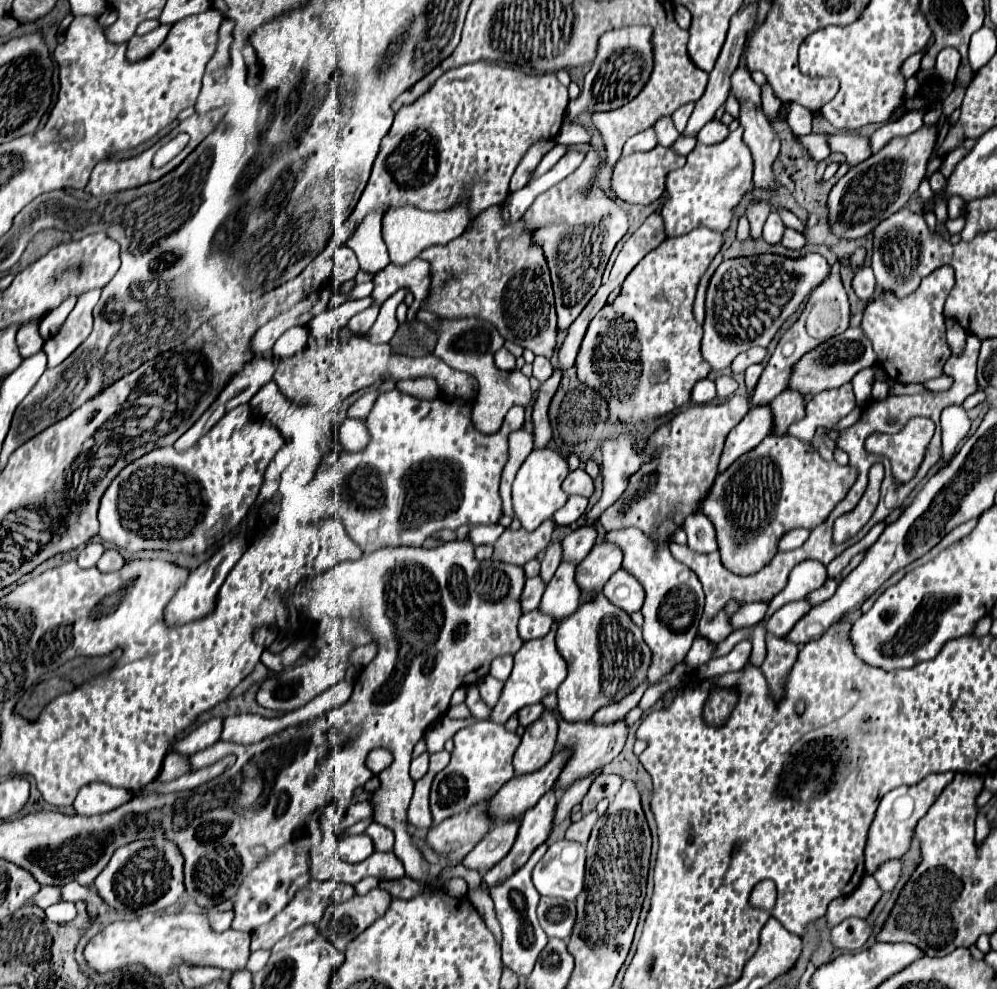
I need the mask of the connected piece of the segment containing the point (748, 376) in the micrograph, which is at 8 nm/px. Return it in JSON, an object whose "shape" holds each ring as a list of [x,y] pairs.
{"shape":[[[761,364],[749,366],[749,368],[745,370],[745,384],[747,384],[747,388],[749,388],[749,390],[753,390],[753,388],[755,388],[755,384],[757,384],[757,380],[759,380],[761,372],[763,372],[763,366],[761,366]]]}

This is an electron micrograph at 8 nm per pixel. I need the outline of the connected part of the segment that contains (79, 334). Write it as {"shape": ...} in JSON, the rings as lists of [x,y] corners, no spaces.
{"shape":[[[91,290],[91,292],[85,292],[83,296],[79,296],[75,308],[67,316],[67,320],[63,322],[59,332],[43,344],[43,350],[49,358],[49,362],[47,362],[49,368],[61,364],[89,336],[91,326],[93,326],[91,312],[93,312],[99,296],[101,296],[101,290]]]}

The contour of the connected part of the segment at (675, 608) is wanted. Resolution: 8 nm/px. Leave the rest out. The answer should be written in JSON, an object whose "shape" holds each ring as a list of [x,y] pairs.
{"shape":[[[625,528],[617,532],[607,532],[605,540],[619,546],[623,552],[623,568],[633,574],[645,588],[643,612],[643,636],[649,648],[653,648],[653,664],[649,668],[649,686],[655,686],[661,678],[673,672],[691,648],[693,638],[697,636],[699,618],[705,606],[705,594],[701,582],[693,570],[677,562],[669,546],[657,546],[651,540],[645,540],[645,534],[637,528]]]}

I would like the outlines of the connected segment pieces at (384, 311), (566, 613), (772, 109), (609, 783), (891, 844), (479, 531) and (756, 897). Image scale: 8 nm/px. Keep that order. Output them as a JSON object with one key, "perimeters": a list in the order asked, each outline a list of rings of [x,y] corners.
{"perimeters":[[[[401,288],[397,290],[389,300],[385,300],[385,304],[381,306],[381,312],[377,316],[377,322],[373,324],[373,328],[365,334],[365,340],[373,342],[373,344],[383,344],[389,342],[397,330],[397,318],[395,318],[395,310],[397,306],[405,300],[409,288]]],[[[563,562],[545,588],[539,610],[555,622],[569,618],[579,608],[581,590],[575,584],[575,564]]],[[[767,84],[767,86],[763,86],[763,110],[767,112],[767,116],[775,116],[775,112],[777,112],[777,106],[781,106],[781,102],[779,102],[779,98],[773,94],[773,90],[771,90],[771,86]]],[[[599,772],[589,788],[589,792],[585,794],[583,802],[581,802],[581,810],[583,814],[589,814],[591,810],[595,810],[595,806],[603,800],[603,798],[613,798],[619,788],[623,784],[623,778],[617,776],[617,774],[605,774],[605,772]]],[[[953,772],[929,774],[925,780],[921,780],[921,784],[899,786],[883,796],[883,800],[879,802],[875,820],[869,828],[869,838],[867,838],[867,846],[865,846],[865,872],[873,874],[877,870],[877,866],[883,864],[885,860],[901,858],[907,852],[917,820],[921,816],[925,816],[929,804],[933,804],[933,798],[937,798],[941,794],[941,790],[953,780],[953,776],[955,776]]],[[[479,524],[479,526],[473,526],[471,528],[471,542],[475,546],[479,546],[479,544],[495,544],[495,540],[501,536],[503,530],[505,528],[501,524],[487,524],[487,526]]],[[[763,880],[761,884],[757,884],[753,888],[751,896],[749,896],[751,906],[761,908],[761,910],[767,910],[767,912],[773,910],[775,900],[777,900],[777,890],[775,890],[775,884],[771,880]]]]}

